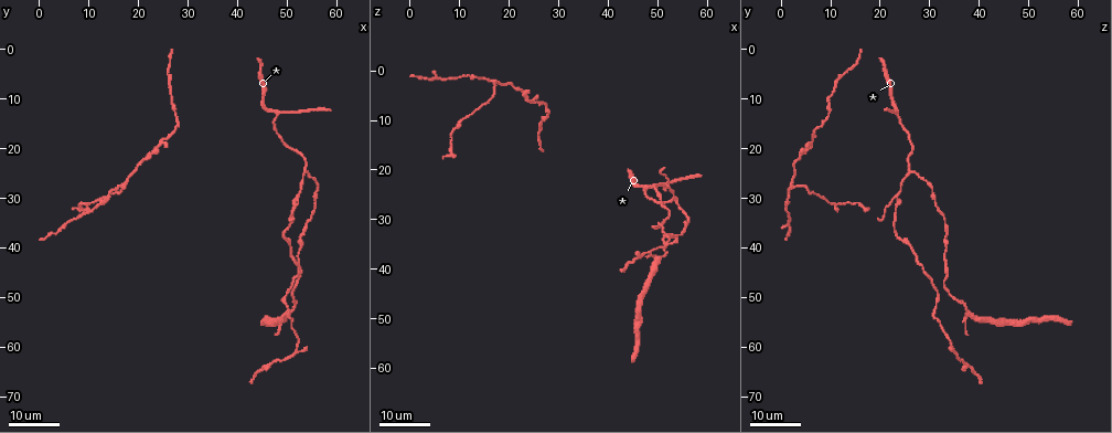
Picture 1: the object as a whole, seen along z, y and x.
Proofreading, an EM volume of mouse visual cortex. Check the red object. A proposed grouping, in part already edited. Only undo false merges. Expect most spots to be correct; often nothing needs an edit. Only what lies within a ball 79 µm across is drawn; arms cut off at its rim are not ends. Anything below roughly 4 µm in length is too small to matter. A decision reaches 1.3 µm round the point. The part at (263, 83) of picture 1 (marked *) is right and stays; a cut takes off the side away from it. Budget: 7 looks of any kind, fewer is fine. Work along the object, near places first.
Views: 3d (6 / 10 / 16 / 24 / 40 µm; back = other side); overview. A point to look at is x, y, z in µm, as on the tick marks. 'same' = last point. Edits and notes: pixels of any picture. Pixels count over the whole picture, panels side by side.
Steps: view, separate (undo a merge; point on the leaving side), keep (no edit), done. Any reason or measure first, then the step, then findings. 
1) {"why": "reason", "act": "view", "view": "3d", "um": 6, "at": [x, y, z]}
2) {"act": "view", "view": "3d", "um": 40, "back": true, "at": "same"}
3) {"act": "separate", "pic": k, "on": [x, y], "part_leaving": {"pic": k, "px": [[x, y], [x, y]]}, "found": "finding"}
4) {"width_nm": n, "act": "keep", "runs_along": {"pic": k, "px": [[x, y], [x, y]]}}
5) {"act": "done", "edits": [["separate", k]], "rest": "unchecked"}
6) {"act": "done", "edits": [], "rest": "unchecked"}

{"why": "arms part here", "act": "view", "view": "3d", "um": 16, "at": [47.5, 13.0, 23.5]}

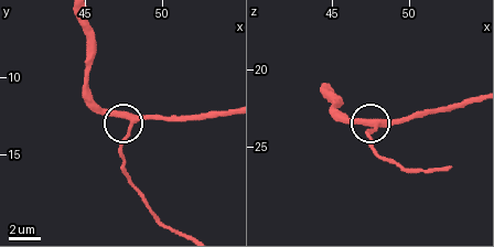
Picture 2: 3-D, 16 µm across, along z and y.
{"why": "zoom in", "act": "view", "view": "3d", "um": 10, "at": [48.0, 13.2, 23.4]}

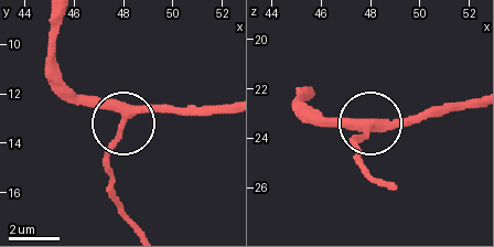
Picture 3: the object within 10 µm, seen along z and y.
{"side_arm_um": 11, "act": "keep", "runs_along": {"pic": 3, "px": [[51, 19], [51, 63], [70, 88], [126, 121], [181, 107]]}, "found": "one neuron here"}

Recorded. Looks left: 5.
{"why": "three arms meet", "act": "view", "view": "3d", "um": 16, "at": [54.0, 25.0, 26.0]}

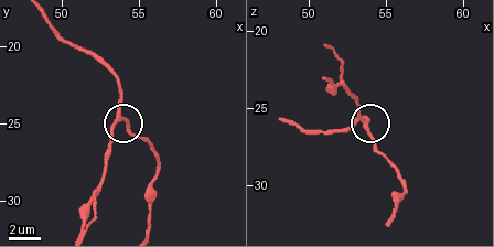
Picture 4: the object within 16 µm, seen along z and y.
{"act": "view", "view": "3d", "um": 10, "at": [53.8, 24.8, 26.2]}

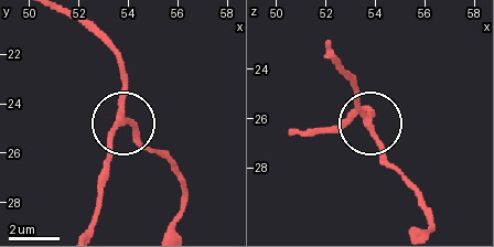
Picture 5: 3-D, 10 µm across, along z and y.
{"width_nm": 220, "act": "keep", "runs_along": {"pic": 5, "px": [[84, 22], [122, 73], [109, 172]]}, "found": "all the same neuron"}

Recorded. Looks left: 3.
{"act": "view", "view": "3d", "um": 24, "at": [50.0, 54.0, 37.5]}

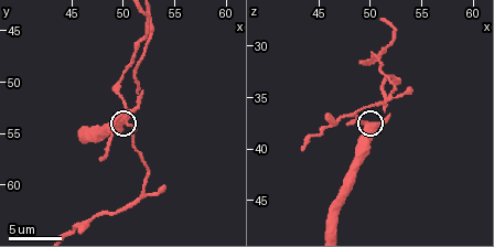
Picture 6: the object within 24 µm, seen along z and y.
{"why": "closer look", "act": "view", "view": "3d", "um": 6, "at": [49.6, 53.4, 37.6]}

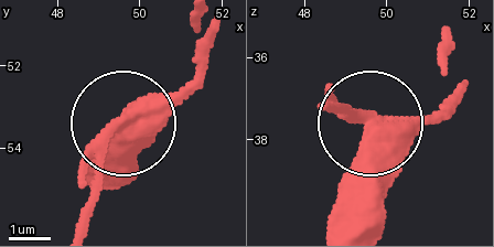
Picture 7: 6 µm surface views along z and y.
{"side_arm_um": 5, "act": "separate", "pic": 7, "on": [139, 151], "found": "two neurons meet here"}

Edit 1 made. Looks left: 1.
{"act": "done", "edits": [["separate", 7]], "rest": "unchecked"}

